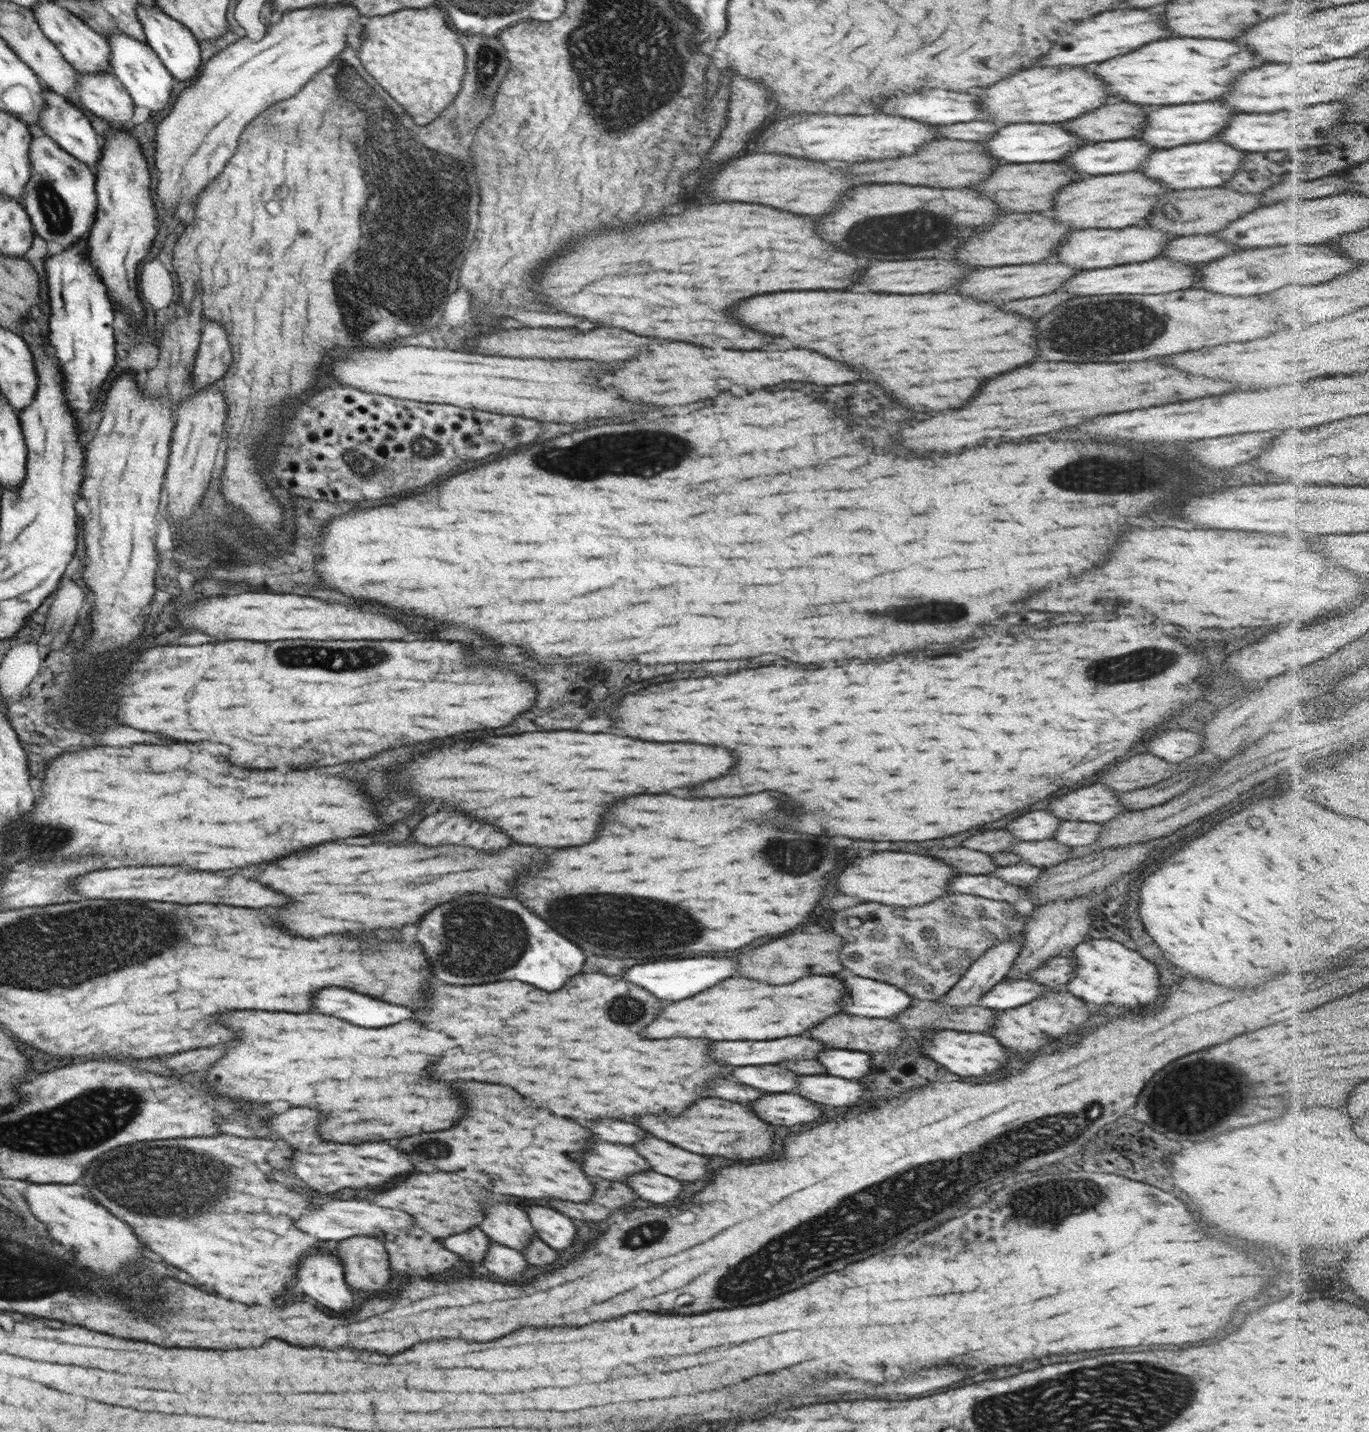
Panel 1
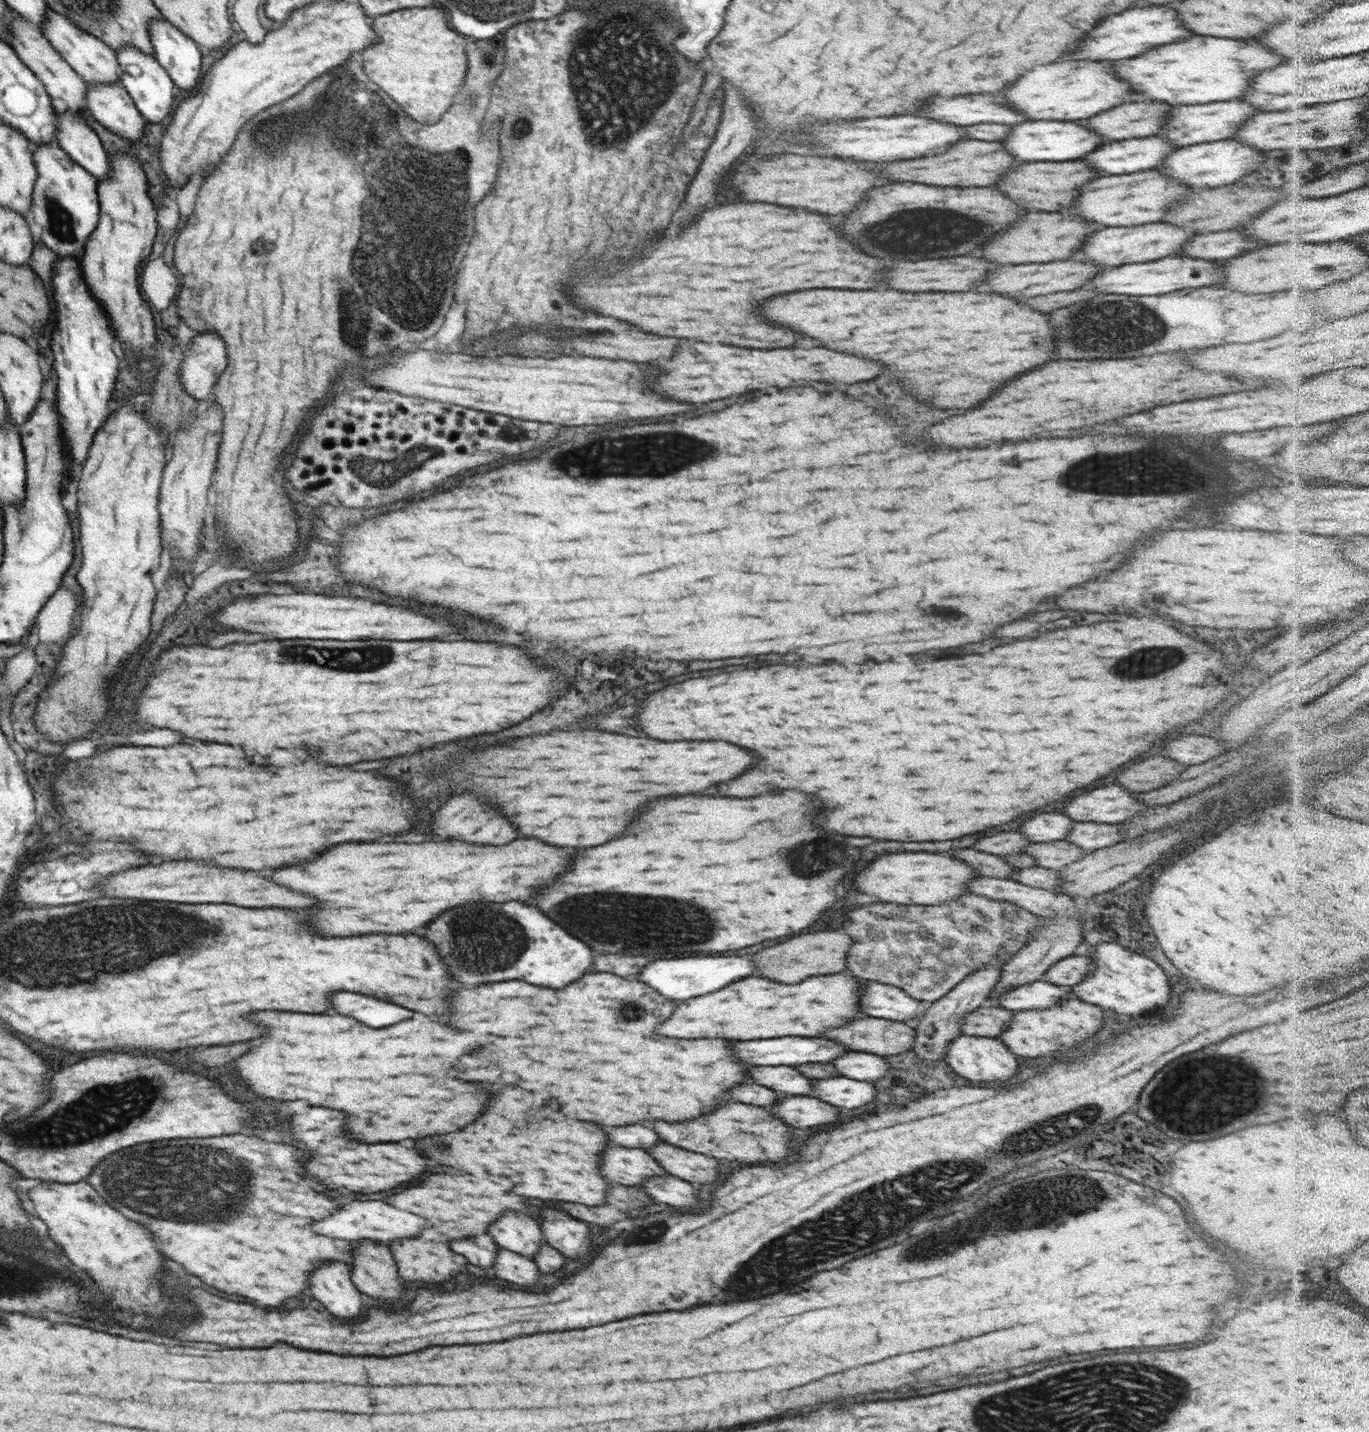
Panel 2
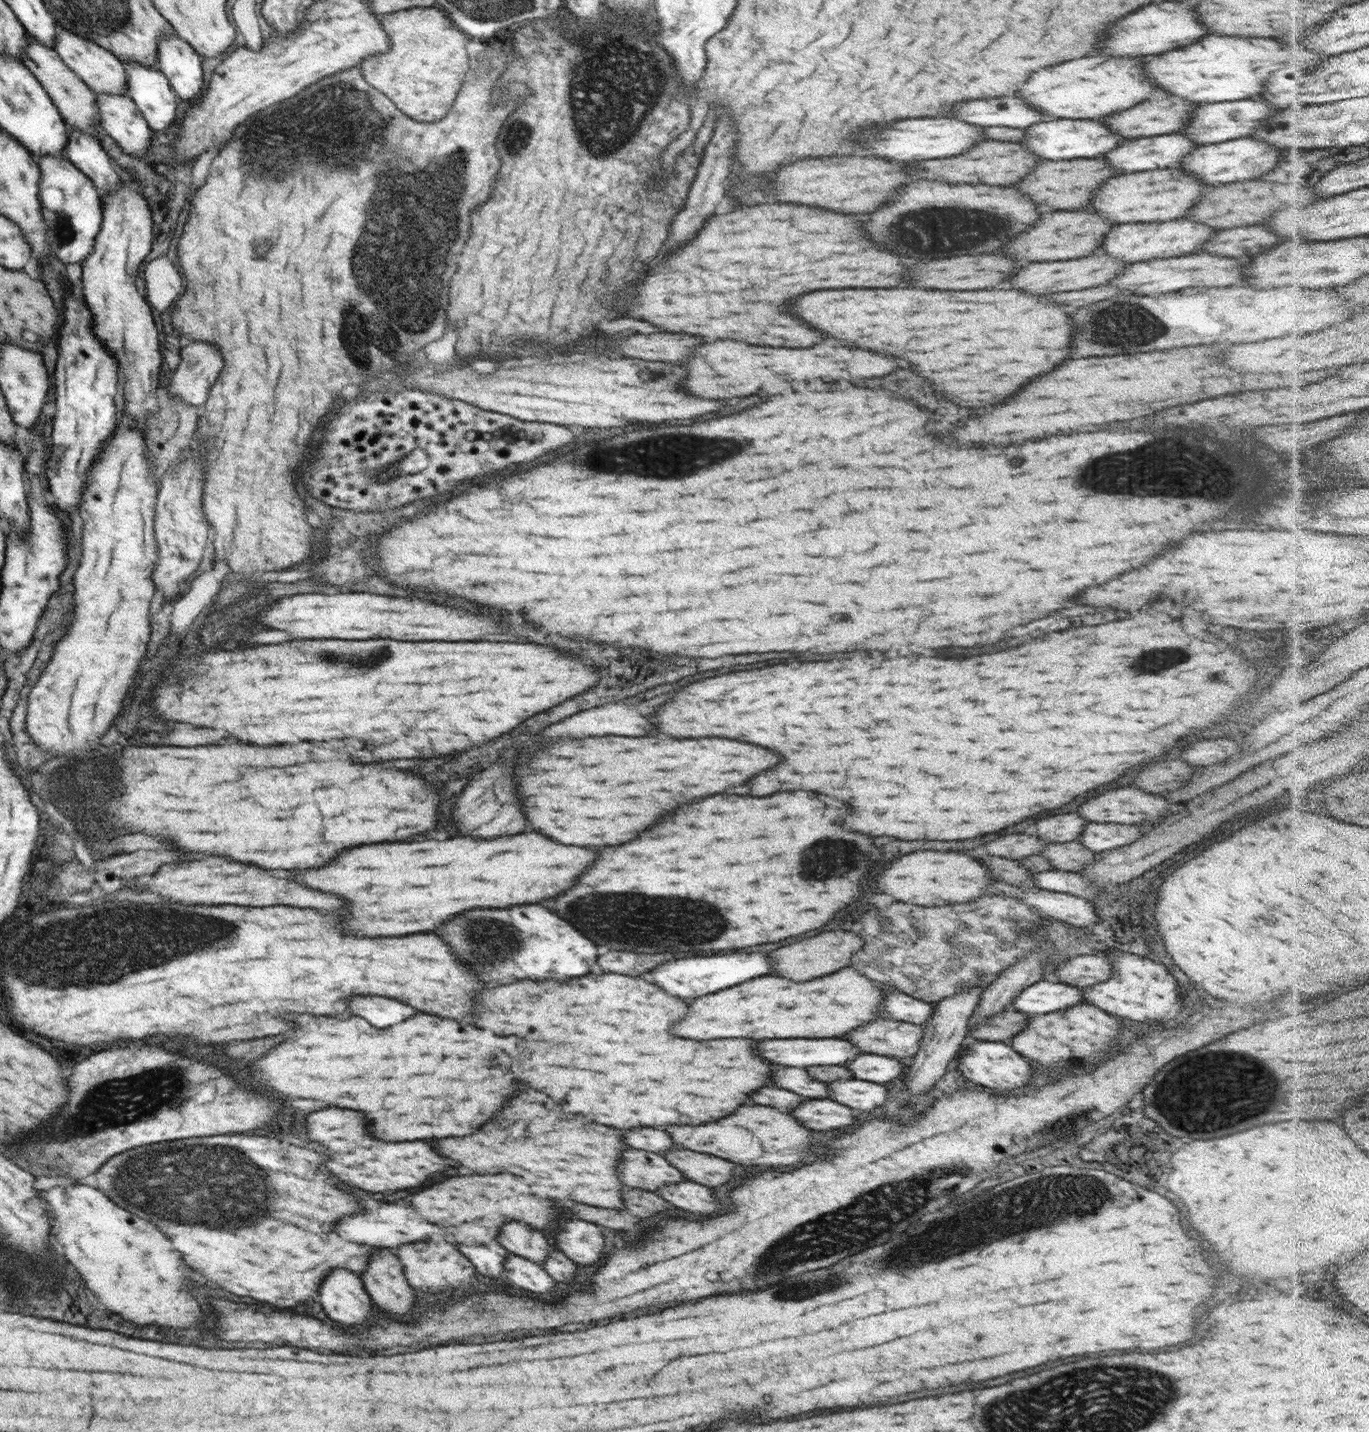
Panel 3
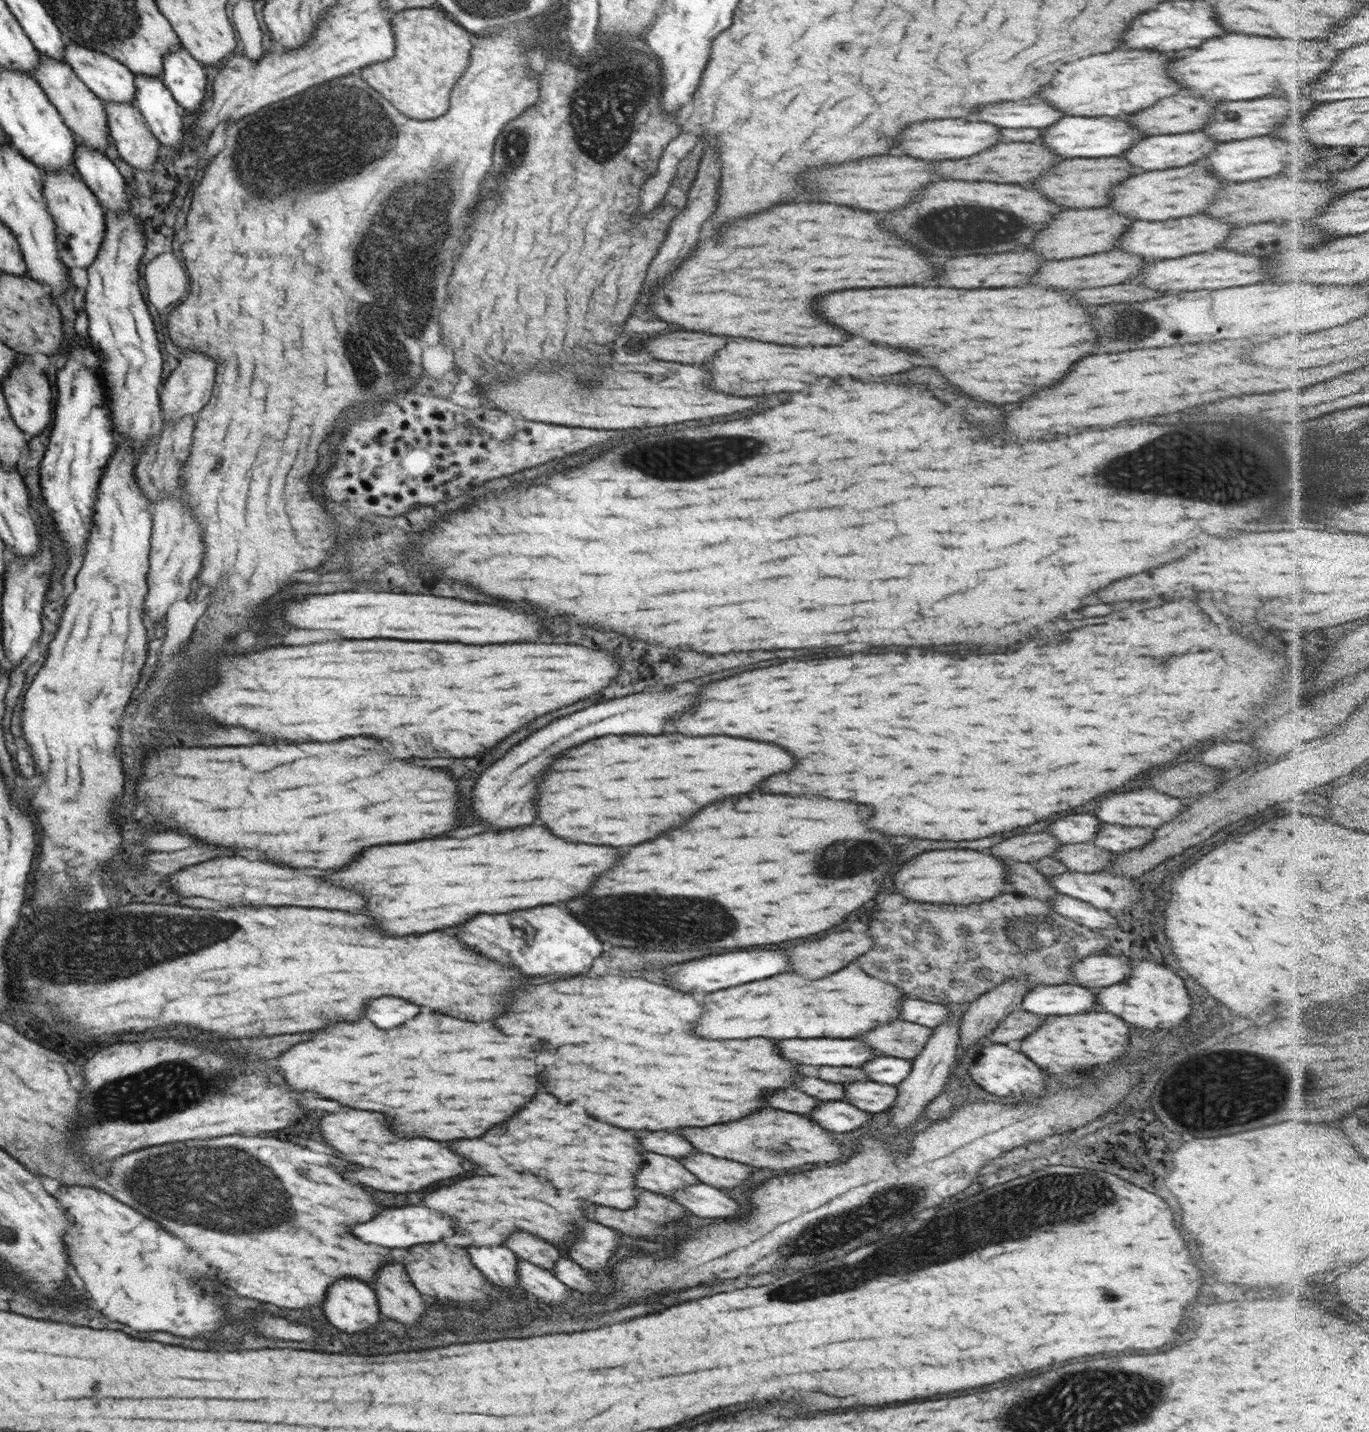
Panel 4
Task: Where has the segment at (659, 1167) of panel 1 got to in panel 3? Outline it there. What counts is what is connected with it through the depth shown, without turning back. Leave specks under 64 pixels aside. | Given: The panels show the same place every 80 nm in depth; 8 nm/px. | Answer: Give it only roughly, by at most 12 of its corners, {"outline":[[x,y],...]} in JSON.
{"outline":[[692,1150],[664,1158],[688,1180],[722,1186],[734,1180],[734,1164]]}

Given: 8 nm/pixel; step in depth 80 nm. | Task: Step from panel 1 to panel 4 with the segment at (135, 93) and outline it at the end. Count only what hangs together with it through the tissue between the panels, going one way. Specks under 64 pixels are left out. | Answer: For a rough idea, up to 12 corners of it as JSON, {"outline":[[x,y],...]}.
{"outline":[[135,74],[133,105],[162,146],[176,150],[183,111],[160,77]]}

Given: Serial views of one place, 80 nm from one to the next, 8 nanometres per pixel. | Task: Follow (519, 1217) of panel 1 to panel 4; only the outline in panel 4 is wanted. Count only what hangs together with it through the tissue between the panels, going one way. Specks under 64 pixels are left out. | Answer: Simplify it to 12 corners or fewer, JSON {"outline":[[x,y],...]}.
{"outline":[[526,1232],[510,1234],[506,1248],[550,1271],[558,1248]]}

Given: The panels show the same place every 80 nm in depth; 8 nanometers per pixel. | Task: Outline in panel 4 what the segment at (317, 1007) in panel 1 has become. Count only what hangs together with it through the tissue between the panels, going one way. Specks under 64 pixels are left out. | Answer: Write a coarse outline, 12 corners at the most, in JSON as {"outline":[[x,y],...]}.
{"outline":[[374,998],[364,1018],[388,1030],[420,1014],[400,998]]}

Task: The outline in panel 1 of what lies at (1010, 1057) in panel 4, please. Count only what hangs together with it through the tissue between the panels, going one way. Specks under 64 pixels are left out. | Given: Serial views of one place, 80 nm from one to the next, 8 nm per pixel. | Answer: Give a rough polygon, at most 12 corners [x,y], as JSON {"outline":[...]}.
{"outline":[[942,1029],[920,1047],[960,1076],[992,1076],[1004,1046],[984,1033]]}

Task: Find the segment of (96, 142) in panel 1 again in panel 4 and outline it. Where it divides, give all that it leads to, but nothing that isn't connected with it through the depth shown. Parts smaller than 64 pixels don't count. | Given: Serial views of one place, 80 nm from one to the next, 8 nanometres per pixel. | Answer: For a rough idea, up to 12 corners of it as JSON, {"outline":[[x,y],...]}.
{"outline":[[76,140],[75,167],[104,211],[130,209],[123,171]]}

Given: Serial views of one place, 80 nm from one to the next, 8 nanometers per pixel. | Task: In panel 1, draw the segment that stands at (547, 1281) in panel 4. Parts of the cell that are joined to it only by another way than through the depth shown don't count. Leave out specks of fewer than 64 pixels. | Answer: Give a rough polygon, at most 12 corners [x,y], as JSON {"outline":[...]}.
{"outline":[[490,1242],[482,1264],[496,1276],[524,1280],[518,1250]]}

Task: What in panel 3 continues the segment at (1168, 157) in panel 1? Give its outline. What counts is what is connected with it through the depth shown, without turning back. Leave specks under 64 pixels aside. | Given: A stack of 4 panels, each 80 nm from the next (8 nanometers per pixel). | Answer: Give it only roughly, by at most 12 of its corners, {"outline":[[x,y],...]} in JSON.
{"outline":[[1258,139],[1200,145],[1178,167],[1210,187],[1276,170]]}

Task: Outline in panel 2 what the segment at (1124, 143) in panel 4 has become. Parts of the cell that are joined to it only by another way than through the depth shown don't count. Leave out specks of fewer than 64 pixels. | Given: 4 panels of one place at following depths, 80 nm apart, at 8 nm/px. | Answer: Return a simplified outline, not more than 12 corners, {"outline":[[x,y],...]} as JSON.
{"outline":[[1034,120],[1003,143],[1022,162],[1080,159],[1108,142],[1082,123]]}

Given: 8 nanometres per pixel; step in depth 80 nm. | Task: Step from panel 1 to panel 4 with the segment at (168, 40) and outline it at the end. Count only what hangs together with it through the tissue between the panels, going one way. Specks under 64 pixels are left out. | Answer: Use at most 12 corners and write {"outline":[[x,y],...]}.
{"outline":[[182,44],[161,79],[182,111],[207,105],[205,67]]}

